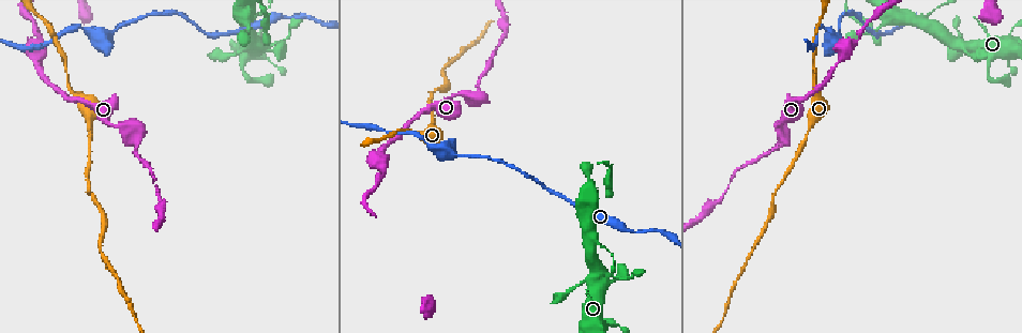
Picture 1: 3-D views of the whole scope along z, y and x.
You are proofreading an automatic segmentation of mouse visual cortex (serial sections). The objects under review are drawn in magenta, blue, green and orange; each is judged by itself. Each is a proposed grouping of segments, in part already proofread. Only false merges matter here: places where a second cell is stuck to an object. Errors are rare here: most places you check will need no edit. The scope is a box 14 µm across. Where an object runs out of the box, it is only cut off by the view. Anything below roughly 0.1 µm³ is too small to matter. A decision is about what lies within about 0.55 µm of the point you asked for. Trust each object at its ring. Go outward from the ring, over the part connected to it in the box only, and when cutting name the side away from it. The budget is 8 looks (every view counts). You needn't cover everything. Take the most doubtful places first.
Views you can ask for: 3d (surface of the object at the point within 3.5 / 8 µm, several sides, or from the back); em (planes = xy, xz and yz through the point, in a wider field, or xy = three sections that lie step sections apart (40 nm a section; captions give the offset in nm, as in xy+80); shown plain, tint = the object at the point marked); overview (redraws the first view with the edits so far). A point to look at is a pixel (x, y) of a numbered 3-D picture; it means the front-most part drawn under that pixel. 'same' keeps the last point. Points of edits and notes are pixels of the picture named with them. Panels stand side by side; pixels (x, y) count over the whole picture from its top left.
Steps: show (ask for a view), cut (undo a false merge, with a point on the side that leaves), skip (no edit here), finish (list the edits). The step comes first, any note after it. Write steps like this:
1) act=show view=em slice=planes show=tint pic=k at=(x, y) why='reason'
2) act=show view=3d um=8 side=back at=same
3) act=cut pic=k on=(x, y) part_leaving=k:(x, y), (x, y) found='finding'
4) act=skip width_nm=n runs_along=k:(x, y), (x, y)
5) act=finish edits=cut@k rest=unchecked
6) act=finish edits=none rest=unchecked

act=show view=3d um=3.5 pic=1 at=(449, 154) why='arms part here'

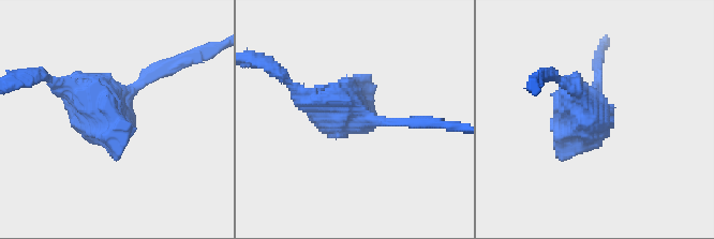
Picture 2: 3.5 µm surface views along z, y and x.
act=show view=em slice=xy step=5 show=tint pic=2 at=(359, 119)

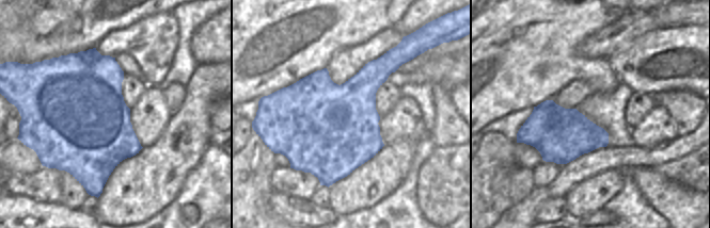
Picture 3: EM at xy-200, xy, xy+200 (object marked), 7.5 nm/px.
act=skip runs_along=2:(401, 122), (361, 119), (288, 81) found='one cell here'

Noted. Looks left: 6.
act=show view=3d um=3.5 pic=1 at=(139, 141) why='abrupt turn'

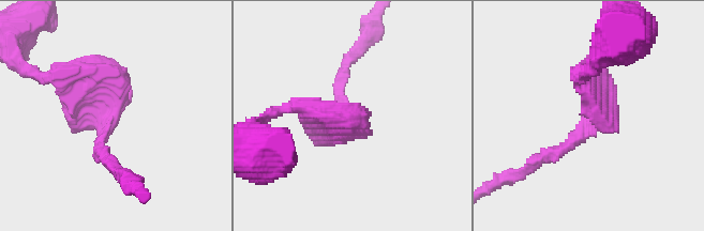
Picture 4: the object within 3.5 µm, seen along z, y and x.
act=show view=em slice=xy step=5 show=tint pic=4 at=(589, 126)

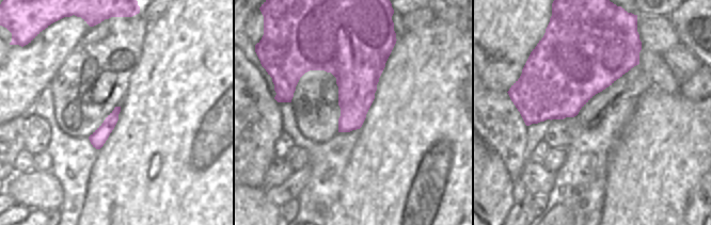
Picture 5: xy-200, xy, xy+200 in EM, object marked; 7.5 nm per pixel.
act=skip found='all the same cell'

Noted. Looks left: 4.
act=show view=3d um=3.5 pic=1 at=(818, 92) why='sudden change in width'

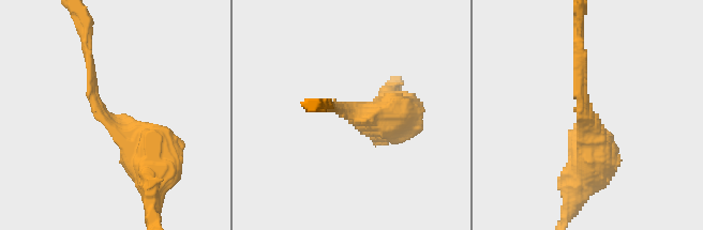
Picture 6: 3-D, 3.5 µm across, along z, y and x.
act=show view=em slice=xy step=3 show=tint pic=6 at=(586, 112) why='now the EM'

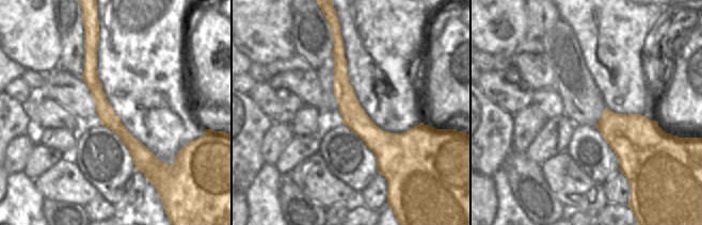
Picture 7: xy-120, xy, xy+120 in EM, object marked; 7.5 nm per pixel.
act=skip arm_widths_nm=150,600 runs_along=7:(337, 42), (348, 106), (386, 149), (386, 172) found='one cell here'

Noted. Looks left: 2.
act=show view=3d um=8 pic=1 at=(263, 49)

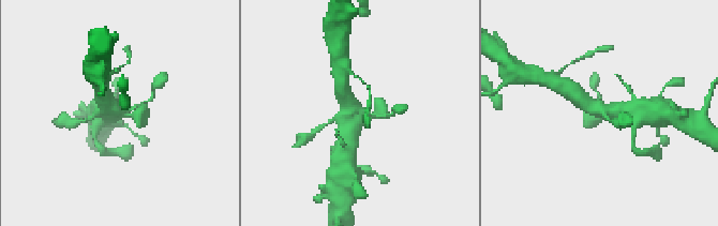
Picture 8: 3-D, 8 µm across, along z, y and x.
act=show view=em slice=xy step=3 show=tint pic=8 at=(122, 111) arms=4 arm_widths_nm=150,200,500,700

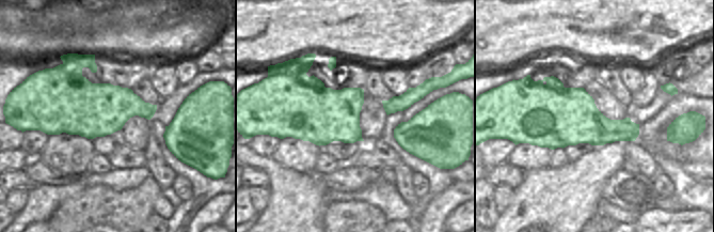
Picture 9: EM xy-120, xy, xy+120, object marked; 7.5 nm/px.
act=skip runs_along=8:(638, 107), (606, 111), (583, 100) found='one cell here'

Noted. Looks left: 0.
act=finish edits=none rest=unchecked

